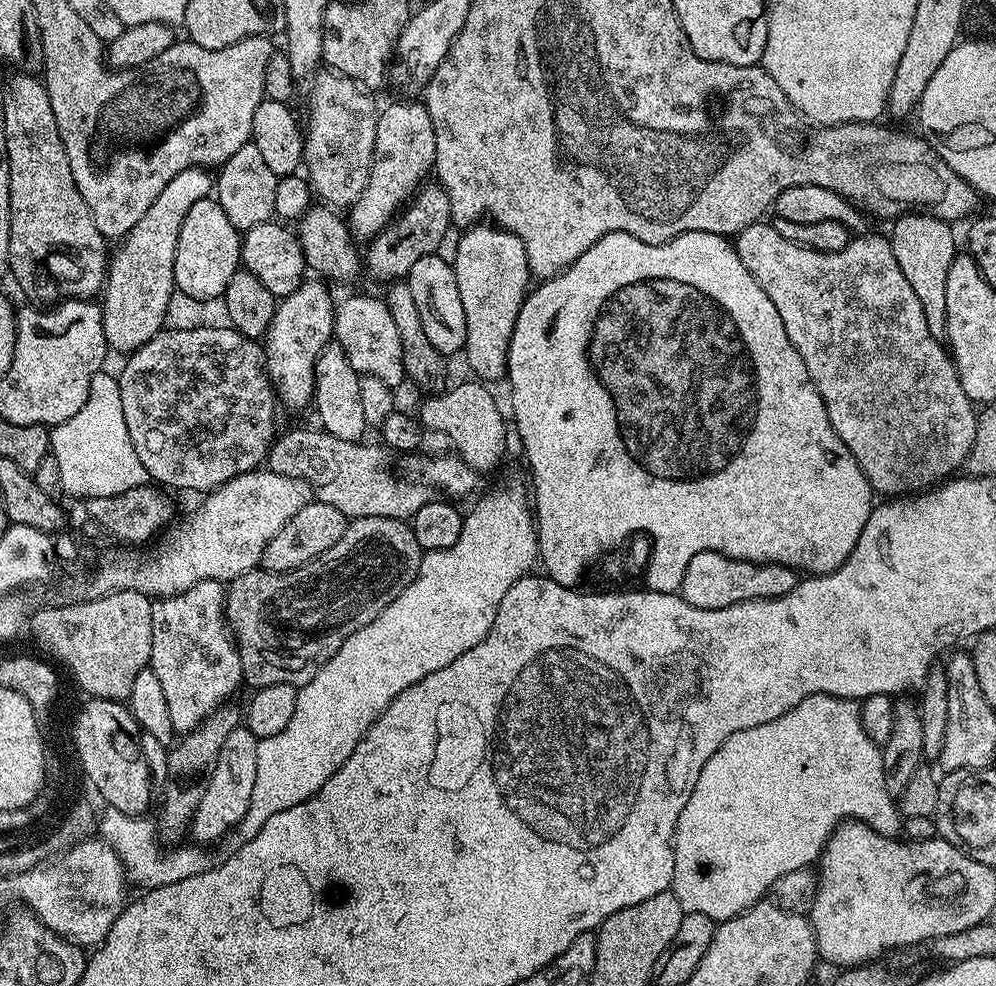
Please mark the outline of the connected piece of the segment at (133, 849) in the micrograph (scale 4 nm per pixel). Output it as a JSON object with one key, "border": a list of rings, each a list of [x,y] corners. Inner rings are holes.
{"border":[[[105,807],[98,816],[98,836],[104,841],[106,846],[110,846],[110,850],[124,867],[124,874],[129,885],[137,884],[140,890],[150,888],[161,888],[162,886],[170,886],[174,882],[182,882],[182,878],[190,878],[202,874],[208,868],[213,867],[214,859],[212,860],[211,851],[196,850],[200,852],[160,852],[158,843],[157,825],[147,815],[141,814],[138,816],[127,816],[122,814],[122,810],[114,810],[113,808]]]}

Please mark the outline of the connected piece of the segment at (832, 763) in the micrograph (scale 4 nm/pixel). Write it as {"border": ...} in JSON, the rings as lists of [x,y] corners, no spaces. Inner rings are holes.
{"border":[[[814,694],[798,702],[794,710],[782,714],[782,718],[774,718],[774,722],[762,722],[762,726],[750,726],[750,730],[738,730],[730,734],[730,738],[726,738],[726,742],[722,742],[722,746],[710,754],[710,762],[702,766],[702,774],[698,774],[698,782],[694,782],[694,790],[682,809],[682,814],[678,814],[674,842],[674,878],[670,890],[684,907],[685,913],[706,914],[706,918],[717,922],[733,920],[739,912],[745,912],[747,908],[765,899],[772,884],[778,882],[782,874],[815,865],[826,842],[831,838],[832,831],[846,820],[858,820],[883,836],[899,837],[902,832],[902,817],[897,801],[886,790],[884,753],[881,745],[875,744],[862,726],[860,704],[855,700],[844,700],[841,696]]]}

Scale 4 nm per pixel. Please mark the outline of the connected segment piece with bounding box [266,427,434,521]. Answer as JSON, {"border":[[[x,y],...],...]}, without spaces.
{"border":[[[313,428],[281,431],[268,451],[267,471],[303,480],[319,503],[334,506],[349,518],[361,516],[411,521],[412,516],[418,514],[418,510],[422,510],[428,500],[433,499],[434,492],[429,485],[399,480],[388,469],[390,453],[379,443],[351,444],[342,438],[334,438],[334,434]]]}

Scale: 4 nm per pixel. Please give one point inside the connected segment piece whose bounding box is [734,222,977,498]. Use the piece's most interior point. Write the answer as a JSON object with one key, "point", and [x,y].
{"point":[894,397]}

